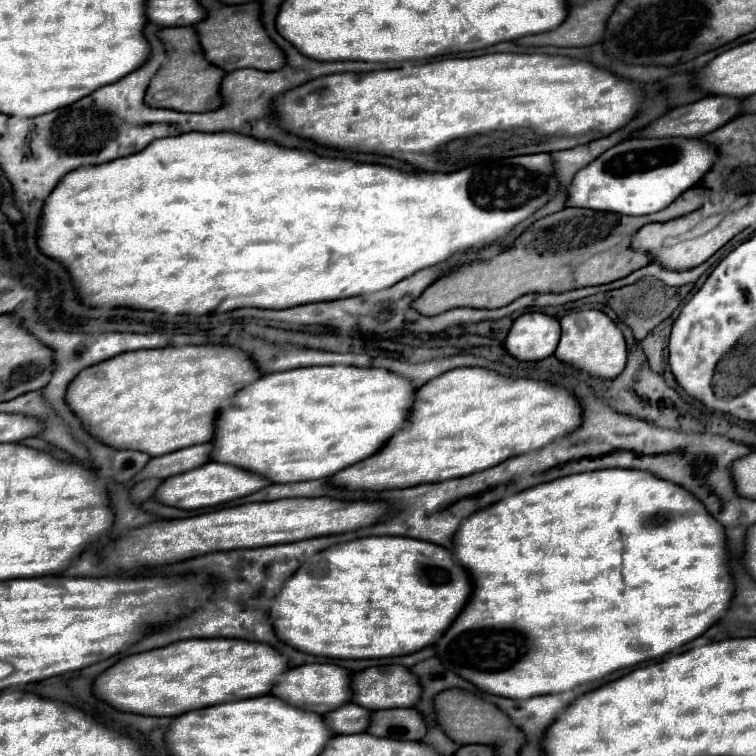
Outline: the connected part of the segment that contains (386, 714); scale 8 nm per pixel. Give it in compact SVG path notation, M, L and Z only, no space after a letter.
M414 708L378 710L372 712L370 726L366 732L380 738L418 742L426 734L426 724Z

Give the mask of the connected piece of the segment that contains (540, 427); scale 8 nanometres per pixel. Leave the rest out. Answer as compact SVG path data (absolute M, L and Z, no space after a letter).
M456 368L416 390L402 430L378 454L340 470L328 482L346 490L382 492L462 478L512 456L540 450L574 432L580 422L576 398L558 386L506 378L482 368Z

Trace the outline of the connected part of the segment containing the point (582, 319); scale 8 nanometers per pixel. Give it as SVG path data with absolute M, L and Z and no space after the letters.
M582 310L572 312L560 320L562 338L554 356L582 372L588 372L596 378L616 378L626 366L626 342L620 328L600 310Z

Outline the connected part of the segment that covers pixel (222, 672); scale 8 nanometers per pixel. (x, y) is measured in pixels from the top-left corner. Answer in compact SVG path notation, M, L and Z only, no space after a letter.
M232 638L182 640L118 660L94 680L94 696L120 712L178 716L202 706L268 694L286 670L286 658L260 642Z

